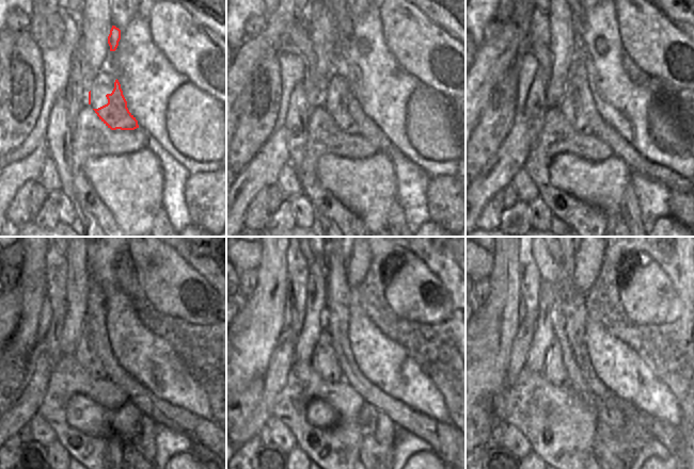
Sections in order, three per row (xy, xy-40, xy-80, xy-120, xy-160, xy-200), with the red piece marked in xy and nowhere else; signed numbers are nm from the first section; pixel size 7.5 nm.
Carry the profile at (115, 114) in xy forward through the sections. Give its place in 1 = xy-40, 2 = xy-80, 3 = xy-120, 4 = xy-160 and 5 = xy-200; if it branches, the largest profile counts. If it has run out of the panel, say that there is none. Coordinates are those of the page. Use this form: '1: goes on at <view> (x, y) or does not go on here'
1: goes on at xy-40 (348, 117)
2: goes on at xy-80 (585, 118)
3: goes on at xy-120 (89, 357)
4: goes on at xy-160 (325, 359)
5: goes on at xy-200 (554, 371)

